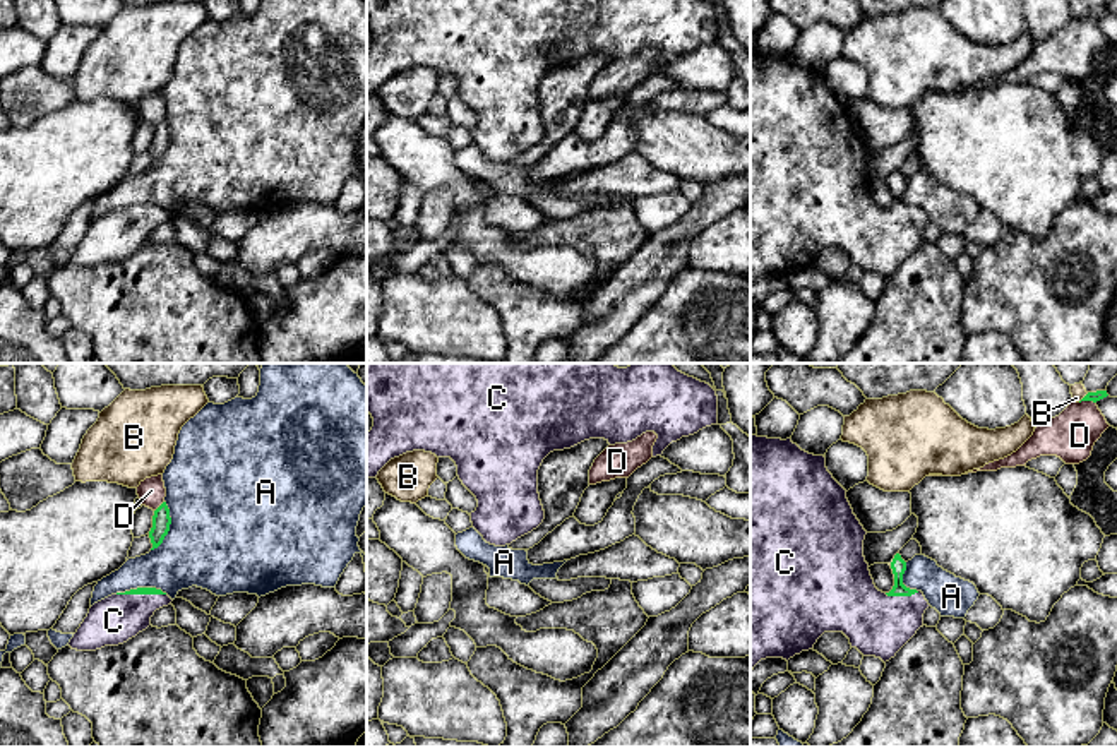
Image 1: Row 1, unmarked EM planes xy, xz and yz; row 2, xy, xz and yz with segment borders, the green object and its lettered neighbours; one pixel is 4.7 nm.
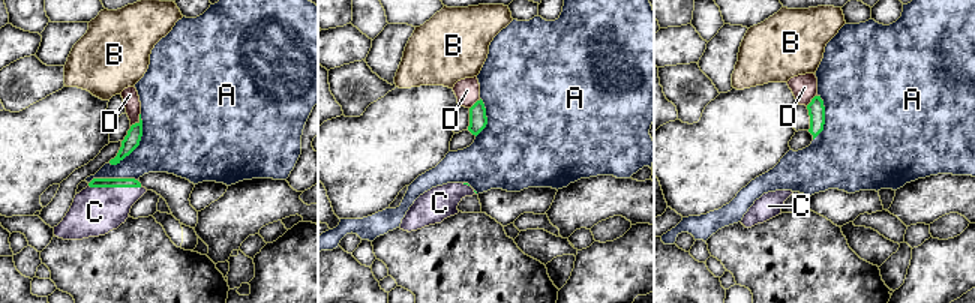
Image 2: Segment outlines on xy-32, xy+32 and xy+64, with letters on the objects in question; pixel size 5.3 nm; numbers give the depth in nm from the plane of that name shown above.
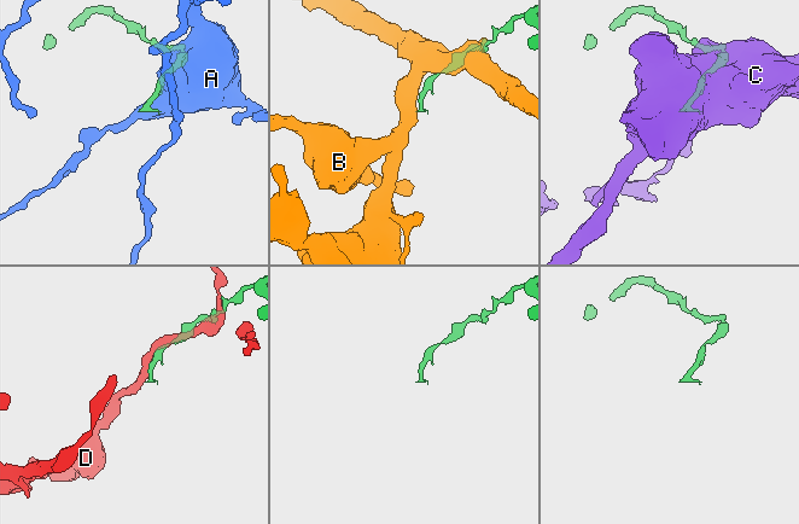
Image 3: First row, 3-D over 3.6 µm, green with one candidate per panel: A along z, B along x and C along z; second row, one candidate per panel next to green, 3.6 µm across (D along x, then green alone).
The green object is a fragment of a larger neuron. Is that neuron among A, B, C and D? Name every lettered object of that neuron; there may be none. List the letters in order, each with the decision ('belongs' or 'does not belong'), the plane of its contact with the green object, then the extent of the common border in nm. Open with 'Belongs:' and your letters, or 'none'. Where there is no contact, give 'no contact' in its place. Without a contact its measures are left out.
Belongs: C
A: does not belong | xy | 240 nm
B: does not belong | yz | 70 nm
C: belongs | xy | 240 nm
D: does not belong | yz | 80 nm

